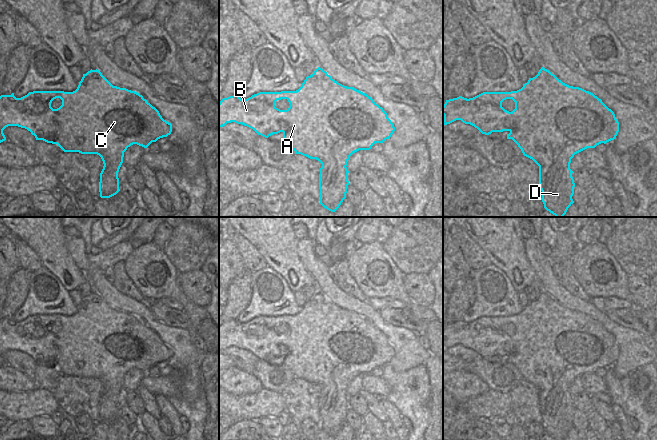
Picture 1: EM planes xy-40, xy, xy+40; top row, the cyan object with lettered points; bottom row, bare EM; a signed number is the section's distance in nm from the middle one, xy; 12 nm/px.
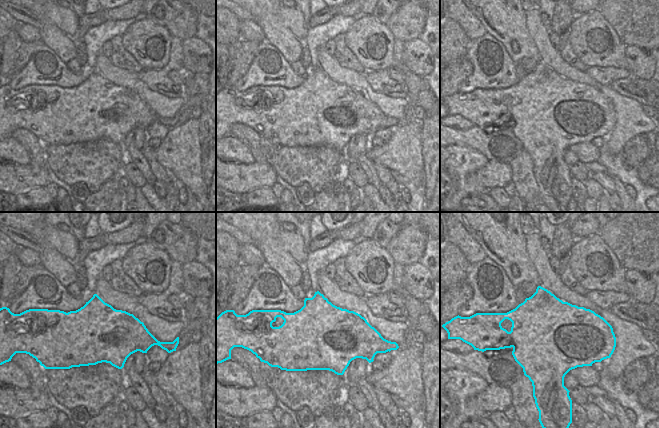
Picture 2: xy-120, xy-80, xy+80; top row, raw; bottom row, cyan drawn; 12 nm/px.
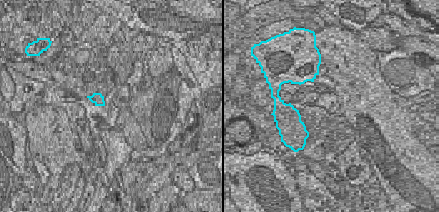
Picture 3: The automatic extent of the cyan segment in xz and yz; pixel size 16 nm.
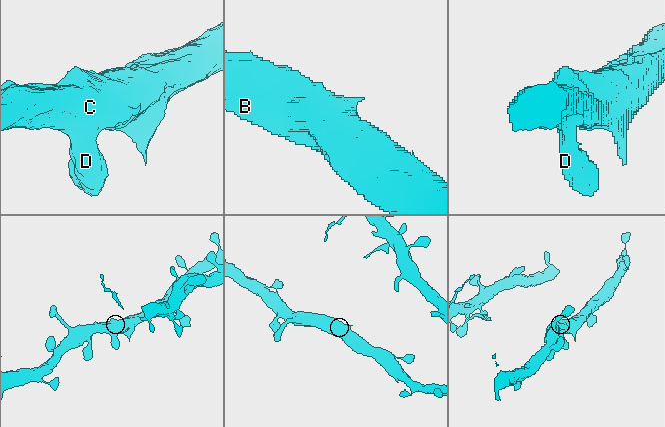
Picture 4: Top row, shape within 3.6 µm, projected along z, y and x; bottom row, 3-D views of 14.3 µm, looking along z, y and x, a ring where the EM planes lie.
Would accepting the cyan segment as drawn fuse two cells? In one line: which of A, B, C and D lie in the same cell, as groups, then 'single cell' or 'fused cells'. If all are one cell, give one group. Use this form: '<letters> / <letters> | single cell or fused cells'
A B C D | single cell

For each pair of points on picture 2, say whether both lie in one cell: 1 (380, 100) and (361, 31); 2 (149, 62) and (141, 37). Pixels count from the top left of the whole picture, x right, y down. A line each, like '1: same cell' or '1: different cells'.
1: different cells
2: same cell

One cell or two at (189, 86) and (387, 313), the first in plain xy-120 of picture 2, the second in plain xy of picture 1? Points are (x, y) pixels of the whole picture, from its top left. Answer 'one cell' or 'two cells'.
two cells

